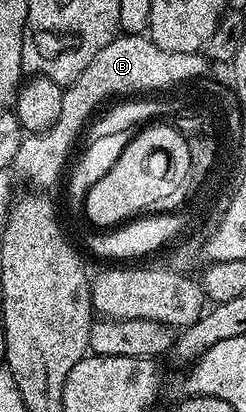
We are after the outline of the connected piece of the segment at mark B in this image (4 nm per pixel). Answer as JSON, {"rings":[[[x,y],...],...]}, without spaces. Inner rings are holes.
{"rings":[[[117,34],[110,45],[106,45],[106,49],[102,49],[98,57],[90,61],[90,65],[86,65],[84,72],[64,87],[62,113],[58,113],[58,121],[54,121],[52,128],[43,135],[29,134],[21,142],[19,167],[26,169],[29,177],[58,174],[64,167],[64,150],[79,137],[84,122],[107,95],[128,97],[133,94],[131,91],[160,93],[164,91],[163,87],[184,85],[190,81],[187,79],[207,76],[210,63],[202,56],[200,53],[170,53],[166,49],[158,49],[158,45],[154,45],[151,38],[144,35]]]}

